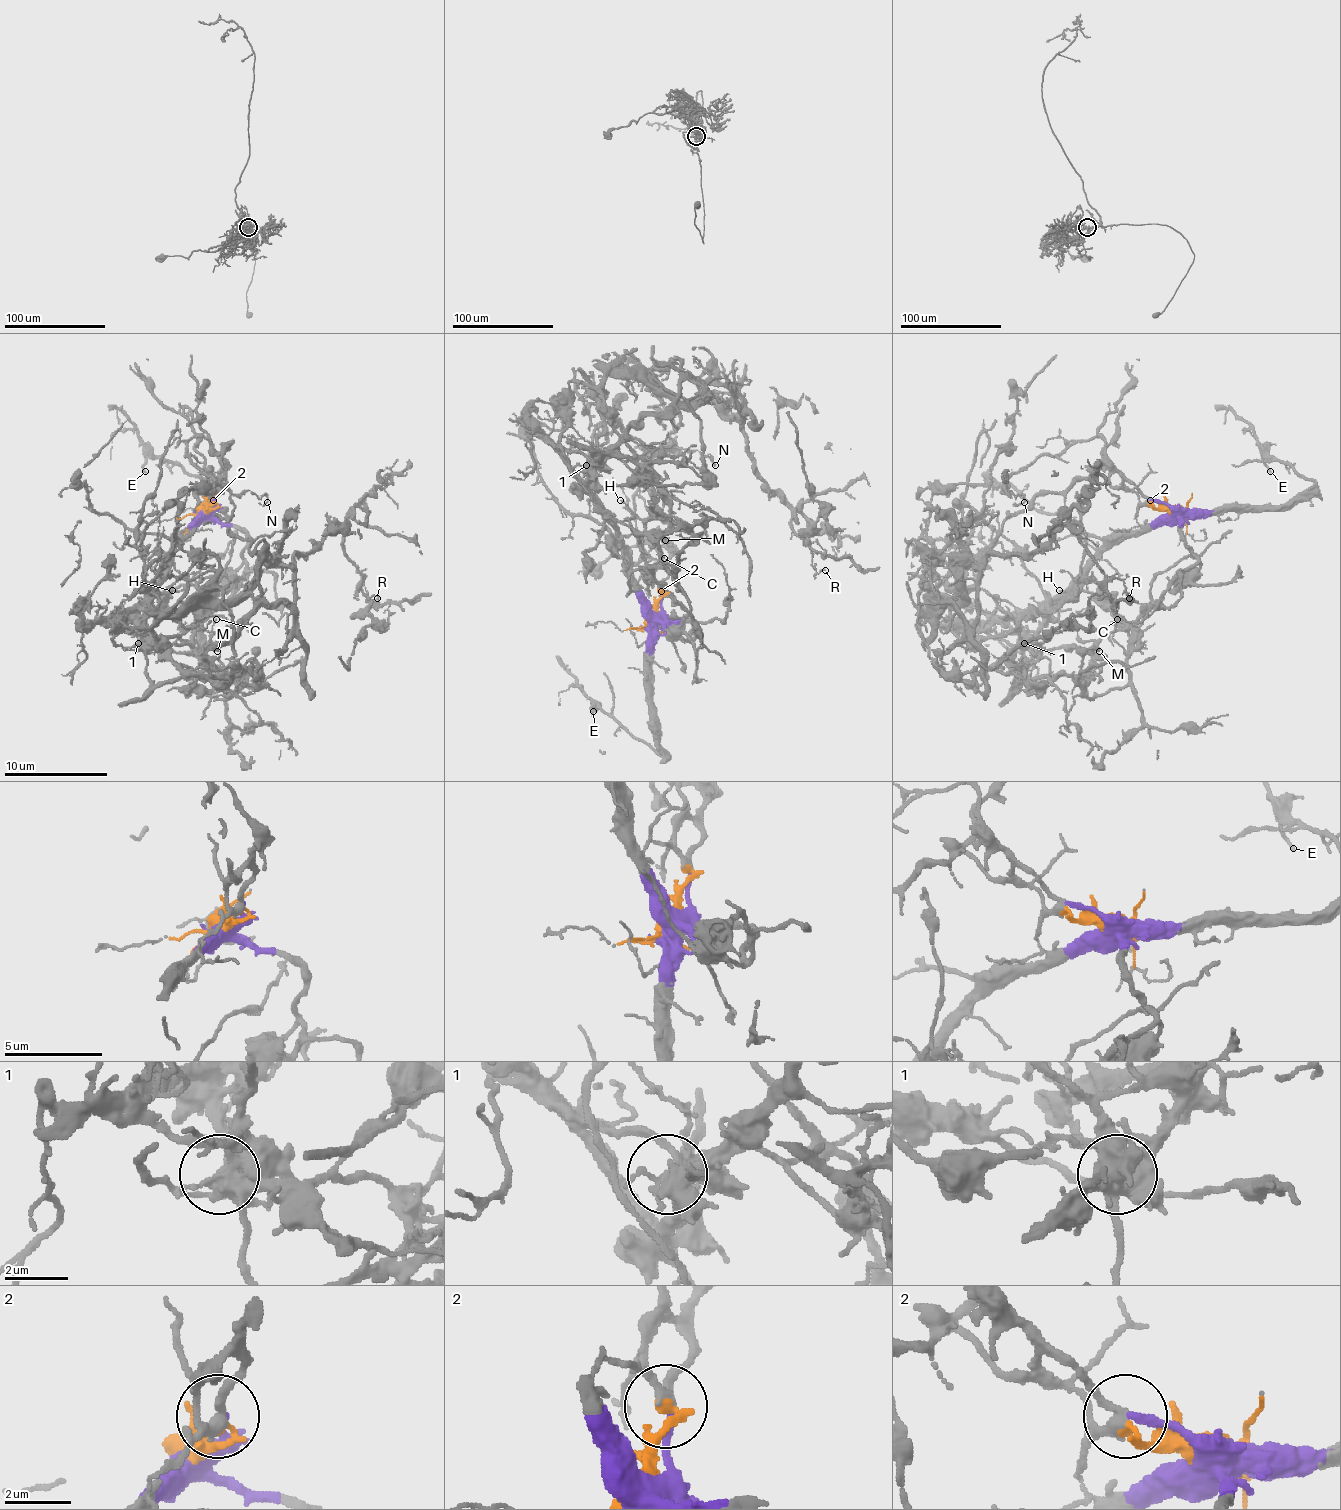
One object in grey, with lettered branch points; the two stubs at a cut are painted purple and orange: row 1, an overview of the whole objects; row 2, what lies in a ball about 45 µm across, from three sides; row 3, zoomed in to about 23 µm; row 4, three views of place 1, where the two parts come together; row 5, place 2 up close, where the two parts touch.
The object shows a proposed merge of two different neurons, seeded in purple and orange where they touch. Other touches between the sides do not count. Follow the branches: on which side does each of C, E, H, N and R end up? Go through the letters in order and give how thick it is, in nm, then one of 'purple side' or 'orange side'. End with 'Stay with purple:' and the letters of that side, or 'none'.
C: 130 nm thick; purple side
E: 160 nm thick; purple side
H: 130 nm thick; purple side
N: 120 nm thick; purple side
R: 70 nm thick; orange side
Stay with purple: C, E, H, N

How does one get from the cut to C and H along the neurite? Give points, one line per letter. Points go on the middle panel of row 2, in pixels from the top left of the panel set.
C: (650, 618), (689, 620), (694, 625), (694, 636), (691, 618), (650, 577), (658, 553), (663, 559)
H: (650, 618), (648, 600), (632, 579), (622, 538), (607, 517), (622, 520), (632, 515), (619, 499)

